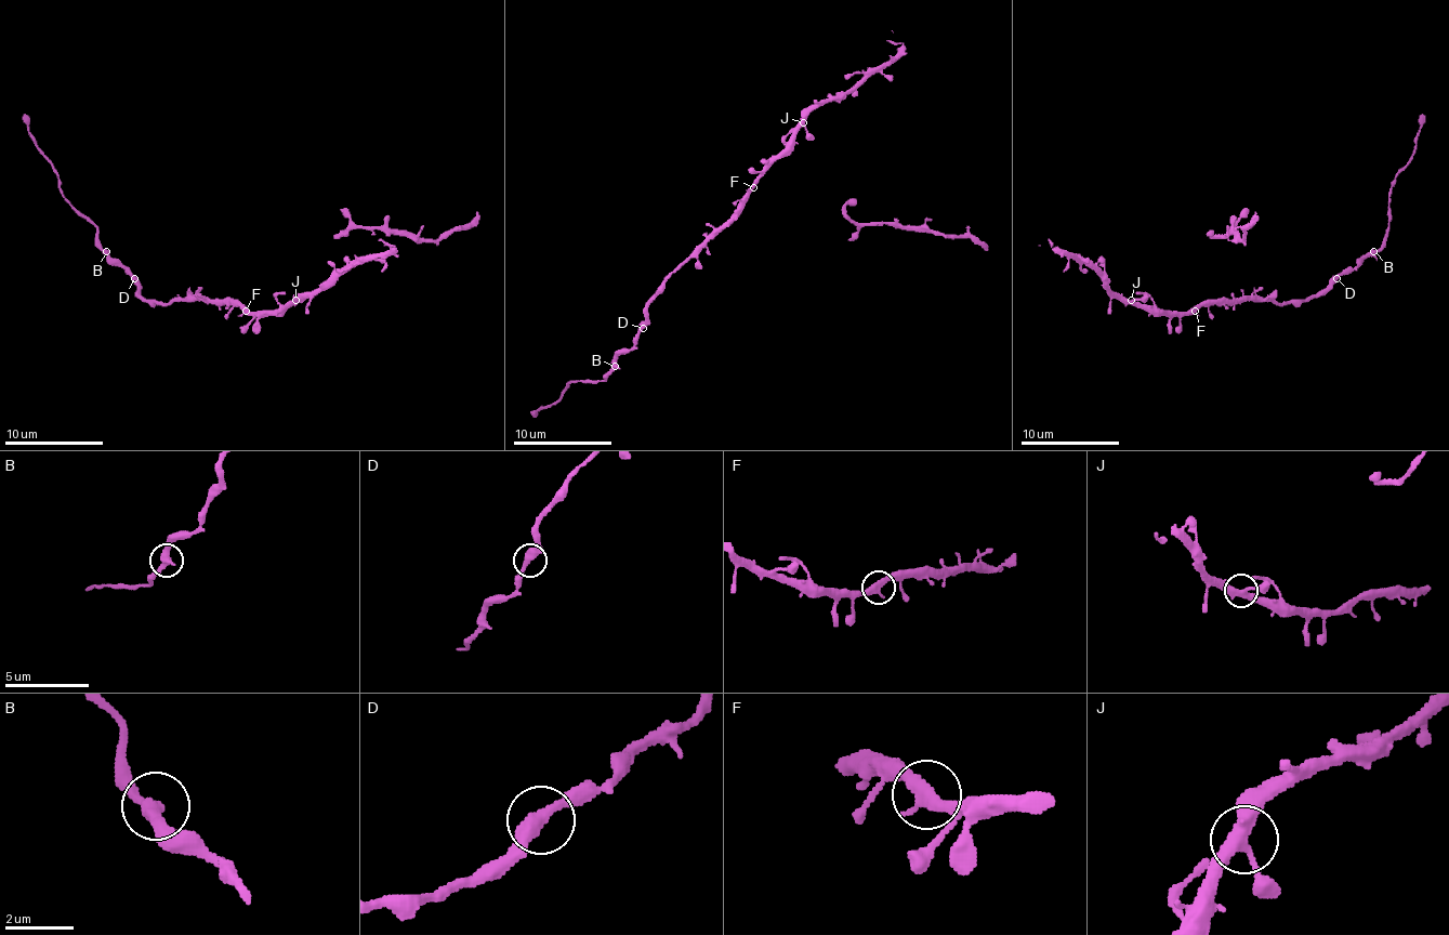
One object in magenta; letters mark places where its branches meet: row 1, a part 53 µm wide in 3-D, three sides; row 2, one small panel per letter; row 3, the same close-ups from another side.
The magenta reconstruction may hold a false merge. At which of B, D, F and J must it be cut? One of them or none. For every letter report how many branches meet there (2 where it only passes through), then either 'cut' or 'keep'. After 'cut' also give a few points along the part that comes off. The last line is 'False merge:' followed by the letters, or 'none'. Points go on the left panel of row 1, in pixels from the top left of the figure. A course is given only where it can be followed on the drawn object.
B: 2 | keep
D: 2 | keep
F: 2 | keep
J: 3 | keep
False merge: none

